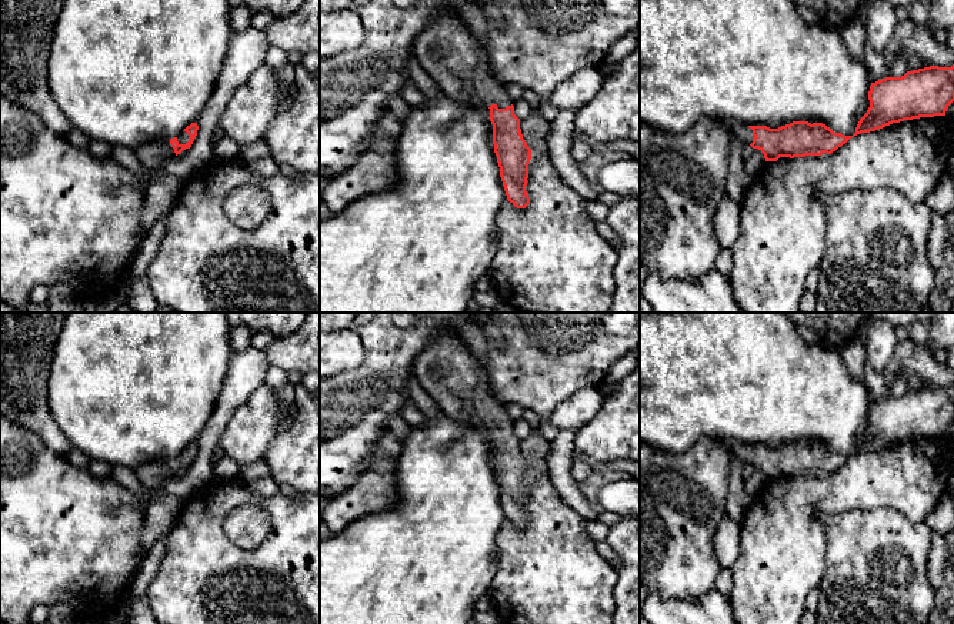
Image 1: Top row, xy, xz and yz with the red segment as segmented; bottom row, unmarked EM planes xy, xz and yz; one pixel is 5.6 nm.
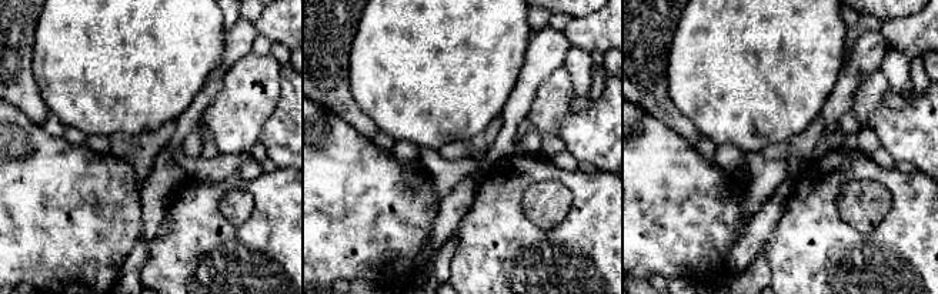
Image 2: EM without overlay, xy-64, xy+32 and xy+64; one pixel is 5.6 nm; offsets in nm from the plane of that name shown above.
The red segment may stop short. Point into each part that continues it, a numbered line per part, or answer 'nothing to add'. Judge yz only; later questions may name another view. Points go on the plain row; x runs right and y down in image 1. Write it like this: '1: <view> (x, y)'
1: yz (743, 451)

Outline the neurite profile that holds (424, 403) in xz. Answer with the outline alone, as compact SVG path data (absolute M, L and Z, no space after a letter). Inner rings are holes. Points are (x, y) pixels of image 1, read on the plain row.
M414 374L410 376L408 393L410 400L423 413L424 418L438 420L444 417L444 413L440 410L437 401L424 391Z

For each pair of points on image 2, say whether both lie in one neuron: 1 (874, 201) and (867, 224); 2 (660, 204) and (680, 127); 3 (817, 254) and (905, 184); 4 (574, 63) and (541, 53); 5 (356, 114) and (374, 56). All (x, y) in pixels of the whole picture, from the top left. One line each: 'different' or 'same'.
1: same
2: different
3: same
4: different
5: different

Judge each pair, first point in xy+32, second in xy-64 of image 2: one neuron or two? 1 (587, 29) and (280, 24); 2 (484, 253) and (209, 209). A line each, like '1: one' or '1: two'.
1: one
2: one

